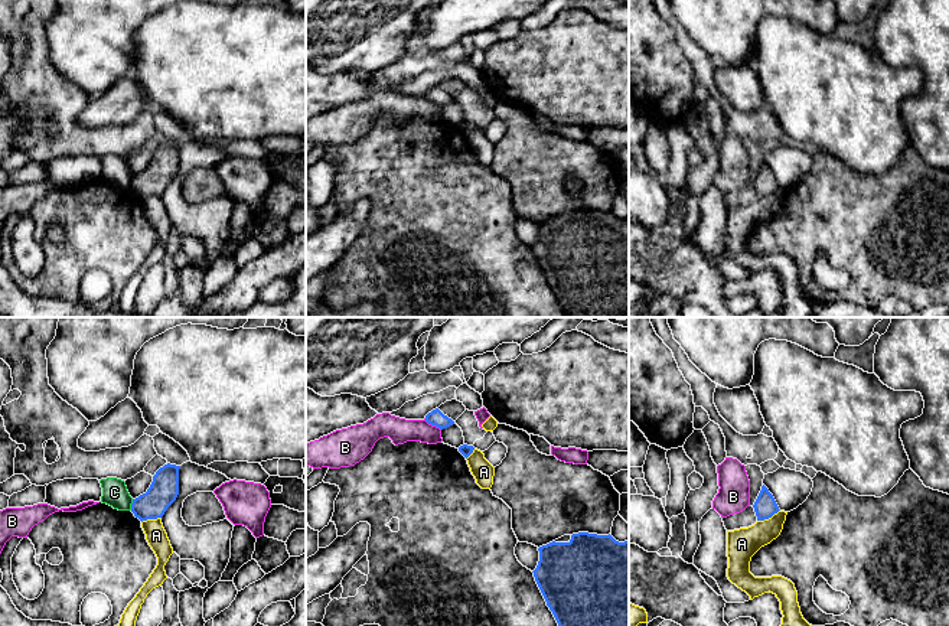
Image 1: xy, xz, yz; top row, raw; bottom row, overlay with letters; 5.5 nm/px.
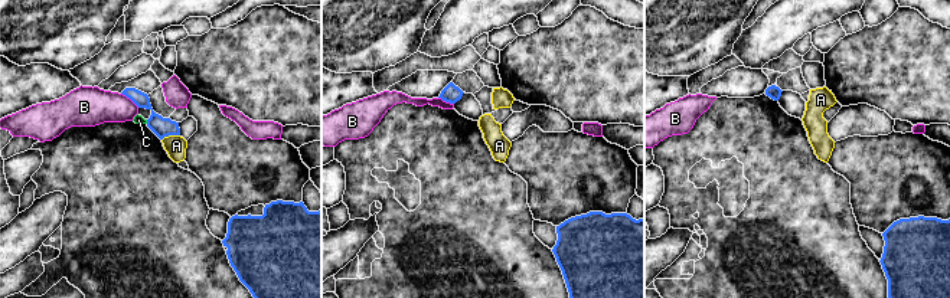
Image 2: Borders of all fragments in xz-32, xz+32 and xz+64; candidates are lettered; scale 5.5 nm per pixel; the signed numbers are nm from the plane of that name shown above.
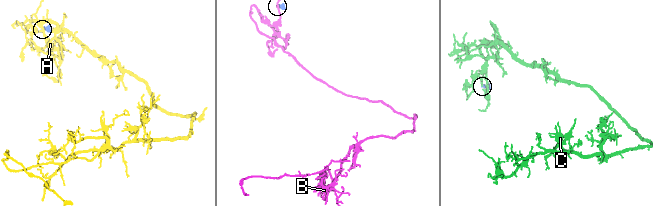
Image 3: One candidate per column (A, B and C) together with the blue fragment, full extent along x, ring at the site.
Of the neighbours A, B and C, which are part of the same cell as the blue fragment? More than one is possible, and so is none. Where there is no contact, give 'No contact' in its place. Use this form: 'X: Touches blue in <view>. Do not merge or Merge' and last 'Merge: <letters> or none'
A: Touches blue in yz. Do not merge
B: Touches blue in xz. Do not merge
C: Touches blue in xy. Do not merge
Merge: none

